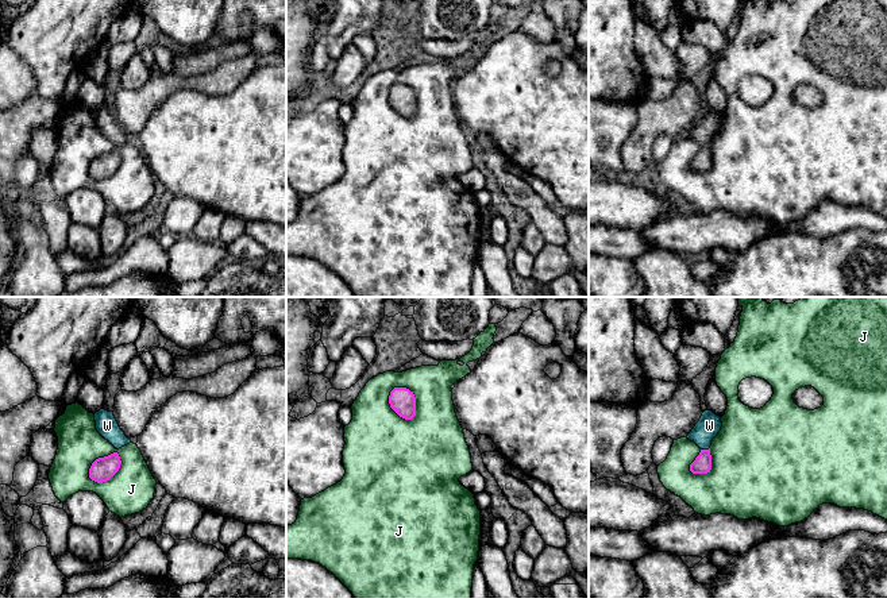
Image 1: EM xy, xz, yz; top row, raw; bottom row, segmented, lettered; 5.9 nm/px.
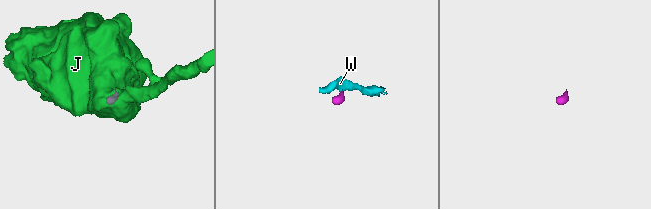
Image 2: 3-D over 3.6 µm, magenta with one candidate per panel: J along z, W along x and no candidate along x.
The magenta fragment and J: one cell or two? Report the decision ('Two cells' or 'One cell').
Two cells

